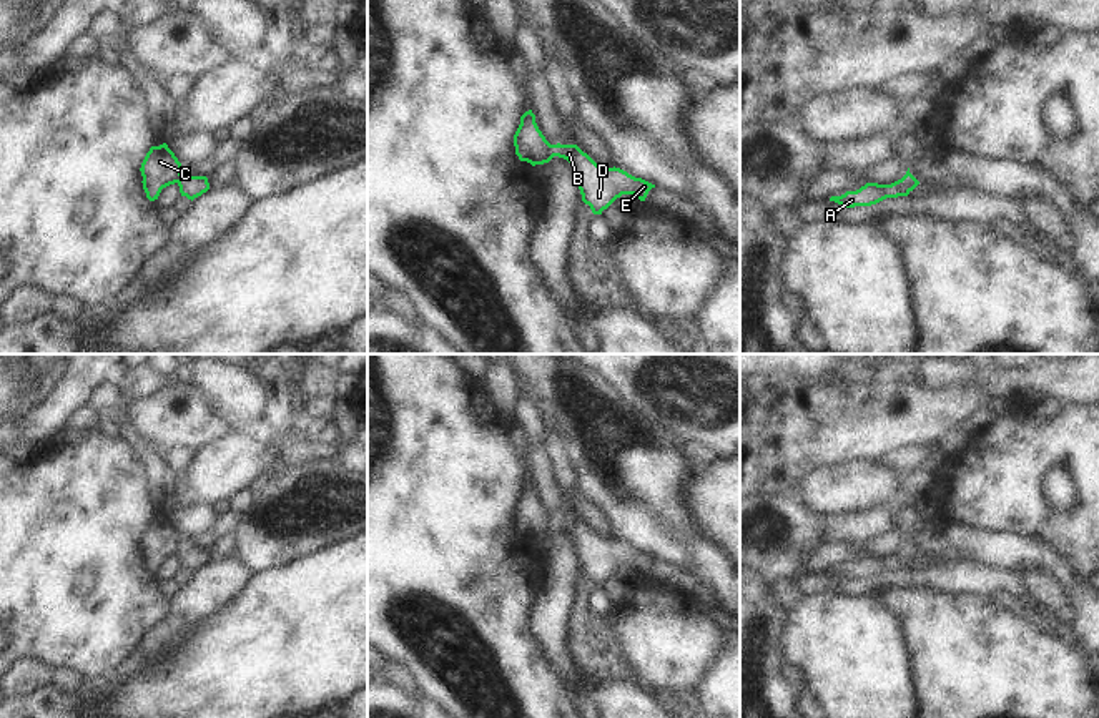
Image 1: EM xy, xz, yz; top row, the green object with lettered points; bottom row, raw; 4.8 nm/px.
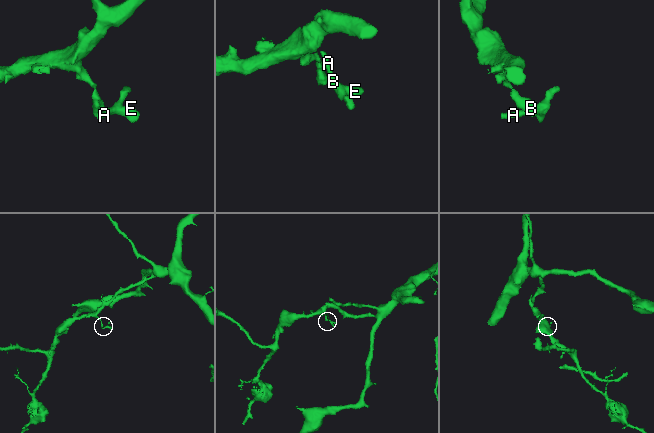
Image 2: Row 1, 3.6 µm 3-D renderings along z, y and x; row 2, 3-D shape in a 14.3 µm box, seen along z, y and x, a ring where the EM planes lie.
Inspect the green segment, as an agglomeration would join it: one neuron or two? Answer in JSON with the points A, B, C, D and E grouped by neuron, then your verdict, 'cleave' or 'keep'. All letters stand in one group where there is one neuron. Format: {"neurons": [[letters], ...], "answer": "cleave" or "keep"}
{"neurons": [["A", "B", "D", "E"], ["C"]], "answer": "cleave"}

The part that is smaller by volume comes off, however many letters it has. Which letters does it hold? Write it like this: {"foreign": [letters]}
{"foreign": ["A", "B", "D", "E"]}

